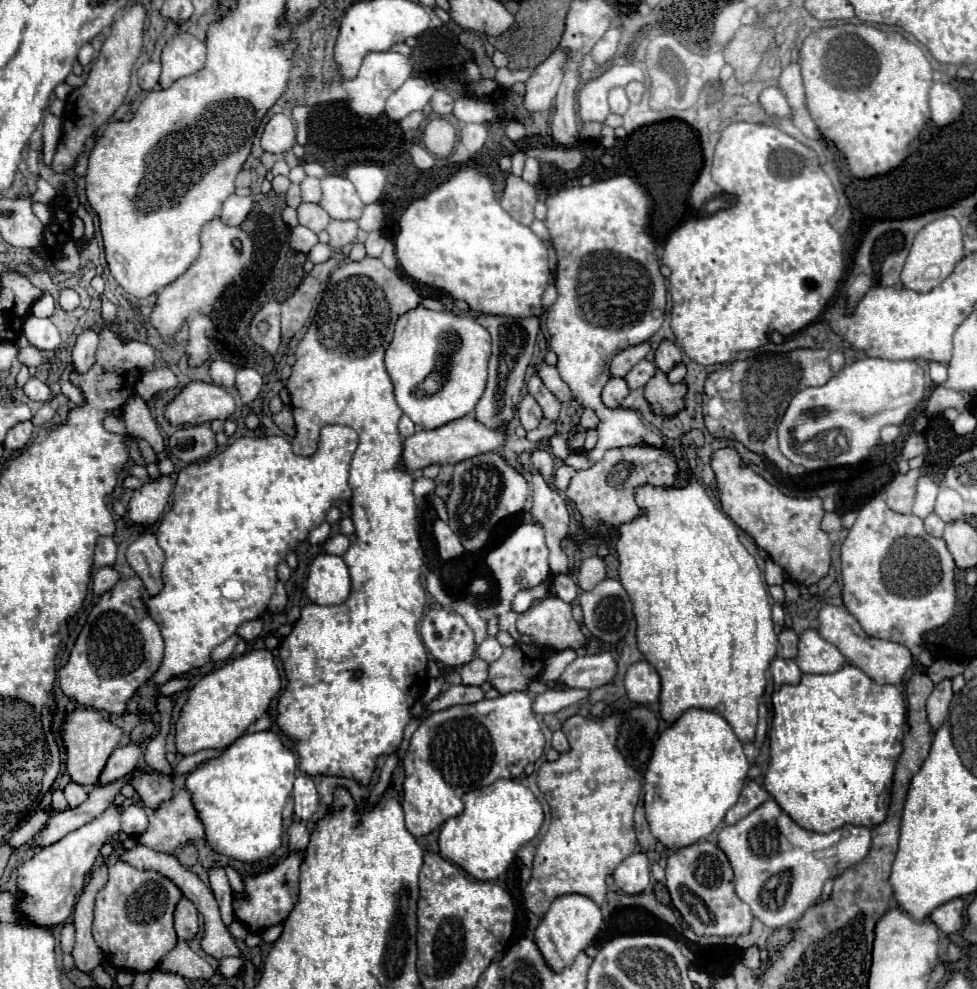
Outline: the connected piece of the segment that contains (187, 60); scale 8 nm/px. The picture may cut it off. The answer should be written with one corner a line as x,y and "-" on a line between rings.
178,32
162,52
160,86
168,88
182,76
190,76
204,66
206,46
192,34

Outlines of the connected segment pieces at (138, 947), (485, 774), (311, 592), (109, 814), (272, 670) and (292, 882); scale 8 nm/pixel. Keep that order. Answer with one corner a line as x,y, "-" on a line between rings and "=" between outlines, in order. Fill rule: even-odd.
116,862
108,868
108,884
96,896
96,912
92,934
106,962
116,970
152,972
178,942
172,916
182,898
178,886
154,870
136,870
126,862
-
144,886
144,894
138,890
=
508,692
492,700
480,700
476,704
452,706
430,714
414,732
410,748
402,762
406,778
402,784
402,808
406,816
406,828
412,836
420,838
442,826
448,818
458,816
464,810
462,796
470,790
488,786
498,778
518,778
524,774
526,764
536,762
544,752
544,734
536,722
532,710
534,696
530,692
=
320,554
310,564
306,594
316,604
342,604
350,594
350,574
340,556
=
112,804
96,820
84,824
76,832
70,832
68,836
64,836
64,840
58,840
56,844
42,848
28,862
20,864
18,890
22,890
24,896
18,904
18,910
26,914
32,922
42,926
66,922
74,910
78,894
86,886
86,878
96,862
96,856
100,854
100,848
108,842
108,838
120,832
120,816
122,808
=
254,650
226,666
202,676
192,688
176,722
178,754
194,754
206,748
228,748
244,730
266,714
272,698
280,692
280,676
270,650
=
294,822
288,830
290,834
290,854
284,862
280,862
276,868
262,872
258,876
250,876
244,878
244,886
246,886
246,894
248,898
240,900
234,898
234,916
244,922
248,926
250,932
264,932
268,926
280,924
288,918
290,910
294,908
296,900
298,900
298,876
300,876
300,864
304,860
306,854
306,846
310,842
310,834
306,830
306,826
302,822

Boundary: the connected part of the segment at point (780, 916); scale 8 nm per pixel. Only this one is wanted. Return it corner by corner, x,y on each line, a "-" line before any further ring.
772,798
718,834
718,846
734,868
736,894
770,928
782,928
802,918
804,910
820,898
824,882
858,864
868,854
870,844
870,830
854,824
844,824
830,834
804,830

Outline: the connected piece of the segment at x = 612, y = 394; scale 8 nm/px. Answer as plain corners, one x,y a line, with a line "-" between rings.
612,376
612,378
606,382
604,390
602,390
602,400
604,400
606,406
616,408
616,406
620,406
620,402
628,396
628,392
630,392
630,388
628,388
626,380
624,380
624,378
618,378
618,376

